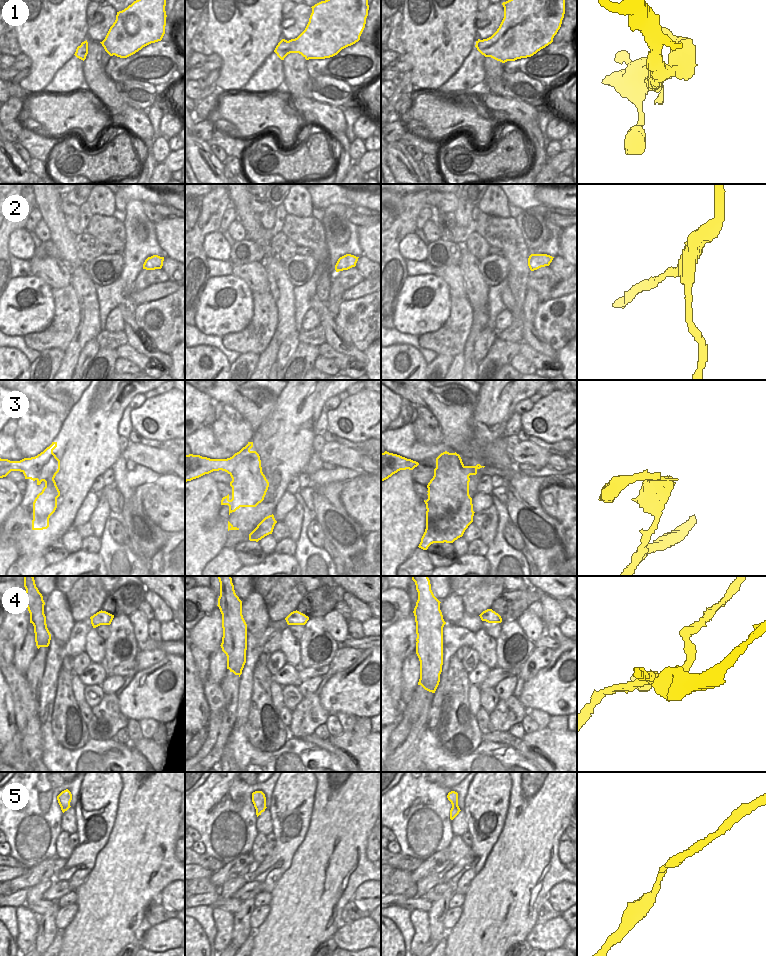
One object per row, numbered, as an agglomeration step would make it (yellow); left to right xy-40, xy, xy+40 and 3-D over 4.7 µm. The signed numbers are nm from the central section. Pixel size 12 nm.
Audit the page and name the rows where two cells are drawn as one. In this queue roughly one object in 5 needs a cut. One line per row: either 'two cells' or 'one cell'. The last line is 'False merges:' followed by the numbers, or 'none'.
1: one cell
2: one cell
3: two cells
4: two cells
5: one cell
False merges: 3, 4

